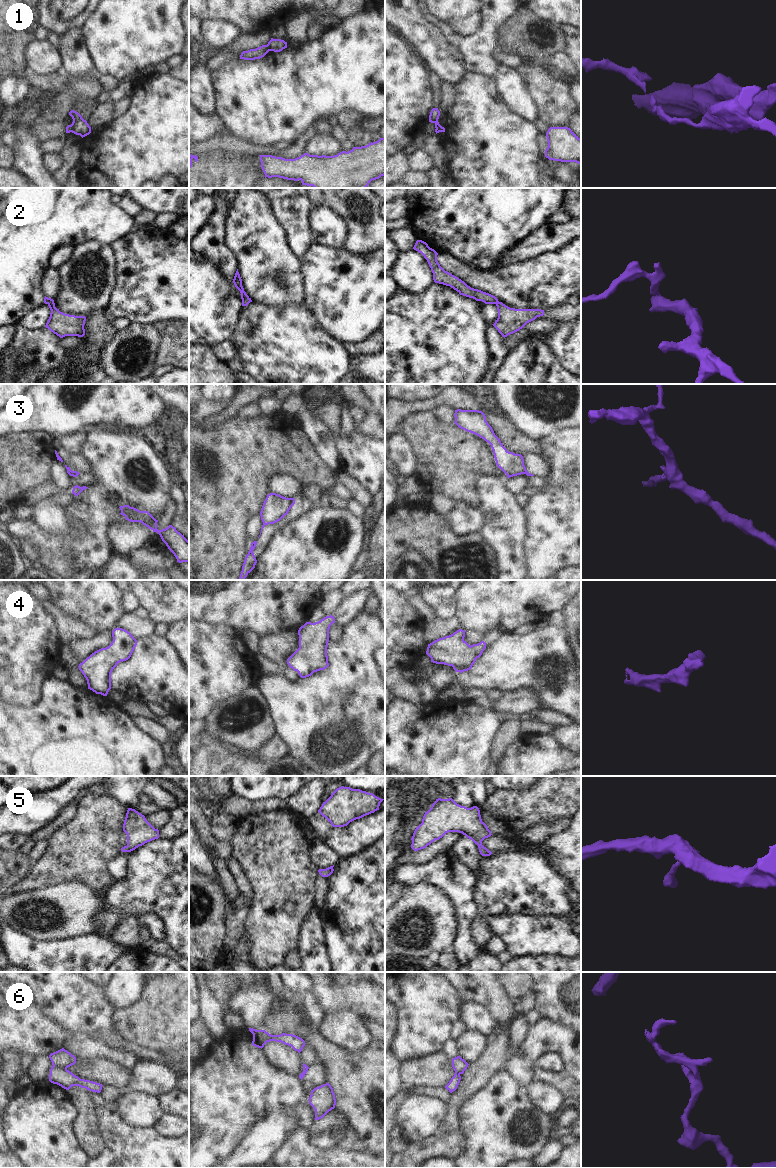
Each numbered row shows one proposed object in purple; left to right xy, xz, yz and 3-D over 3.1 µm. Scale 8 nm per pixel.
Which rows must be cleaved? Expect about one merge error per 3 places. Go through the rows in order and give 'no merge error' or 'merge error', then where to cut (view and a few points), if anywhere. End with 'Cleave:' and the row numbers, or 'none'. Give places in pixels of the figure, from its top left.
1: merge error | xz (266, 45), (269, 50)
2: no merge error | no cut
3: merge error | xy (66, 467), (71, 475)
4: no merge error | no cut
5: no merge error | no cut
6: no merge error | no cut
Cleave: 1, 3

